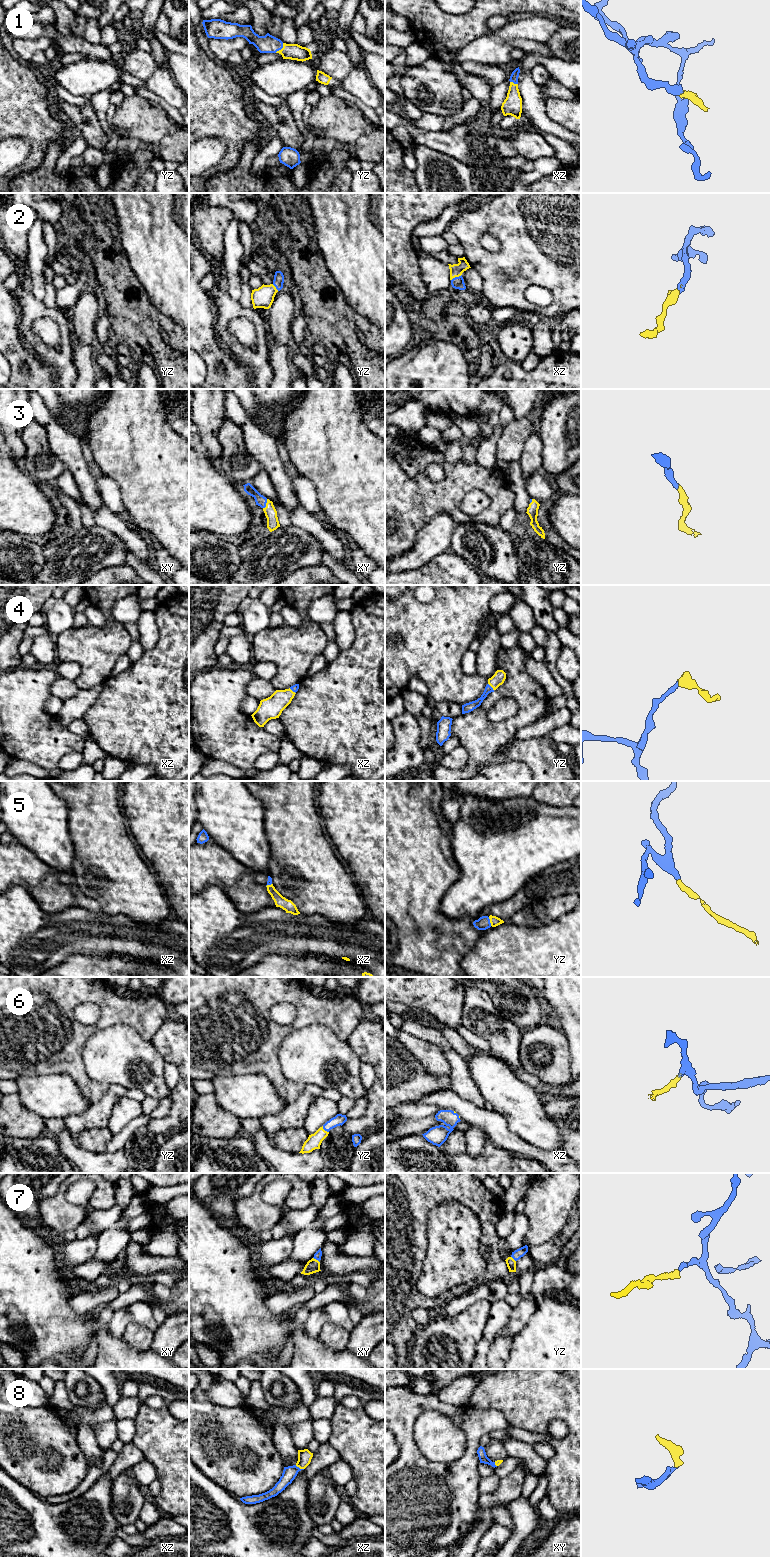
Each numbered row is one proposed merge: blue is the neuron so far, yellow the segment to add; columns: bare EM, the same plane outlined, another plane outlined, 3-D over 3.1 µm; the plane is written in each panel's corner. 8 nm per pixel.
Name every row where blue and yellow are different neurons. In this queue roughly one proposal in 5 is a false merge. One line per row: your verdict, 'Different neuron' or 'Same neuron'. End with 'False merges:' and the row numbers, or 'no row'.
1: Same neuron
2: Same neuron
3: Same neuron
4: Same neuron
5: Same neuron
6: Same neuron
7: Same neuron
8: Same neuron
False merges: no row

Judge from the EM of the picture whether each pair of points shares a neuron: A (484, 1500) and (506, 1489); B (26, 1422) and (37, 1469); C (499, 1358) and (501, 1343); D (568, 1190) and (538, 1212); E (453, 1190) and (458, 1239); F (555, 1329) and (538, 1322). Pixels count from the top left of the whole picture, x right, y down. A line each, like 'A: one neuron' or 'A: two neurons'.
A: one neuron
B: one neuron
C: one neuron
D: one neuron
E: two neurons
F: one neuron

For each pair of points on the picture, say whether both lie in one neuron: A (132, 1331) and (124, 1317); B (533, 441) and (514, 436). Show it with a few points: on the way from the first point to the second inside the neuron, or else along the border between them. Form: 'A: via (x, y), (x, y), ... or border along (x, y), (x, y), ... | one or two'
A: border along (131, 1321), (121, 1336) | two
B: border along (533, 432), (524, 444), (523, 453), (519, 461) | two

